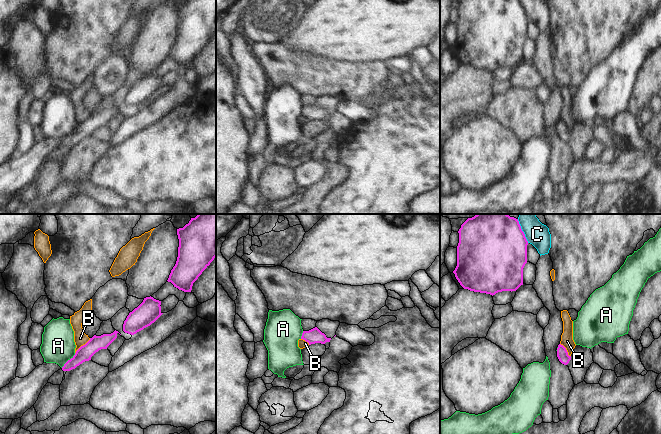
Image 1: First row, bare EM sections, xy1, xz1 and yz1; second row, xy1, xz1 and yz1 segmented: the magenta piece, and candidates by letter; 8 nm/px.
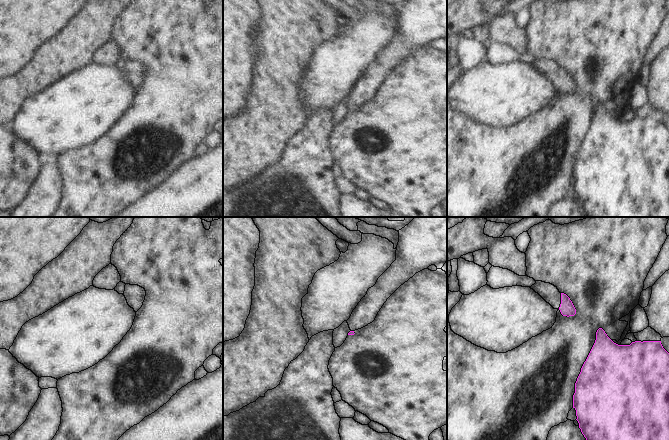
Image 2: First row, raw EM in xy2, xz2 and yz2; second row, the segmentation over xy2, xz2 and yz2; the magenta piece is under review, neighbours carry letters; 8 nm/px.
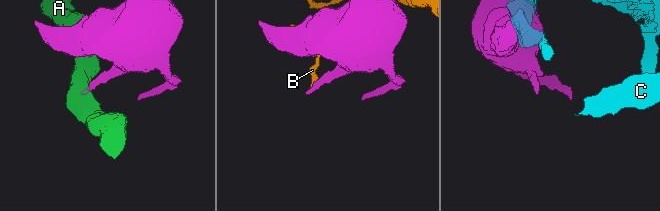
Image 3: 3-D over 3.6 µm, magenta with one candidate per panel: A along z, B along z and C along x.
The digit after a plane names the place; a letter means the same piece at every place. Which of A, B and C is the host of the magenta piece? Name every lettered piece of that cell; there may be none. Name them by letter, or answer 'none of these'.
none of these

